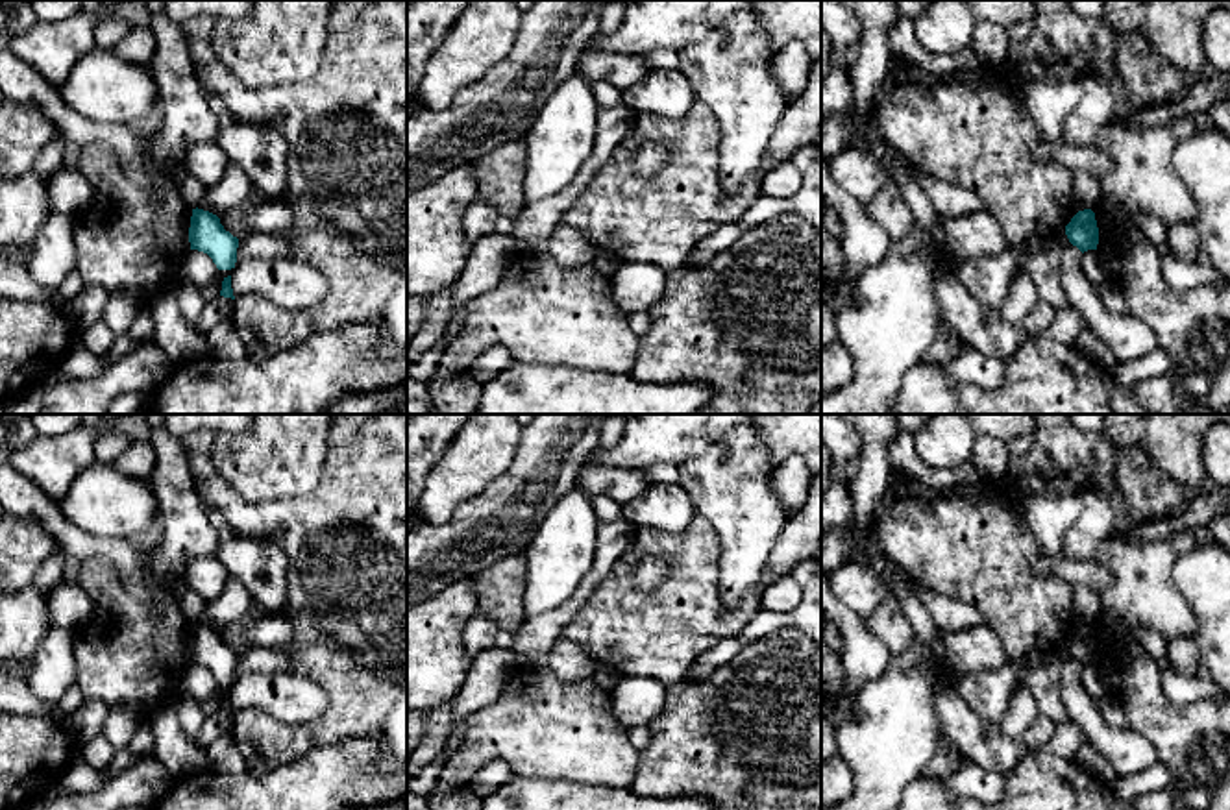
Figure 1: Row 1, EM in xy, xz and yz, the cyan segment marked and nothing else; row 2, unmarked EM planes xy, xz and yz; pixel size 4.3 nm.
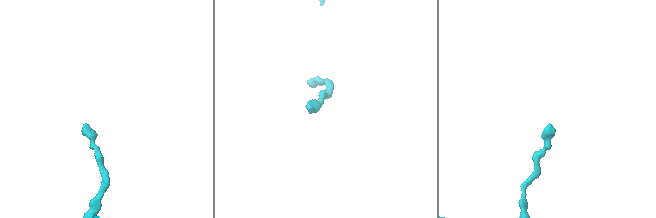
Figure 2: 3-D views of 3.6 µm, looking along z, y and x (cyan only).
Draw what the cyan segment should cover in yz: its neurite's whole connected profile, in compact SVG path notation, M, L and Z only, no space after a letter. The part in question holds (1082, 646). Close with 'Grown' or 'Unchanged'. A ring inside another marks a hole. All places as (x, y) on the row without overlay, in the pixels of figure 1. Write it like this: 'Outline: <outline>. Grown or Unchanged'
Outline: M1091 623L1078 625L1065 640L1065 649L1069 657L1076 660L1082 668L1088 664L1097 664L1099 642L1095 627Z. Unchanged

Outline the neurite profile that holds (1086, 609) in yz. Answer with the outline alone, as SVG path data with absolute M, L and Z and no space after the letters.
M1073 586L1073 610L1080 625L1093 623L1099 614L1099 595L1086 586Z

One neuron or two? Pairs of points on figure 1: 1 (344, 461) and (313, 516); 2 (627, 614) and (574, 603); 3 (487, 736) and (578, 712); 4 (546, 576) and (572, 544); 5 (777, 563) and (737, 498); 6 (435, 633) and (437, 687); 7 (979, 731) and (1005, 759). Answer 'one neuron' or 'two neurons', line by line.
1: one neuron
2: two neurons
3: one neuron
4: one neuron
5: two neurons
6: one neuron
7: one neuron

